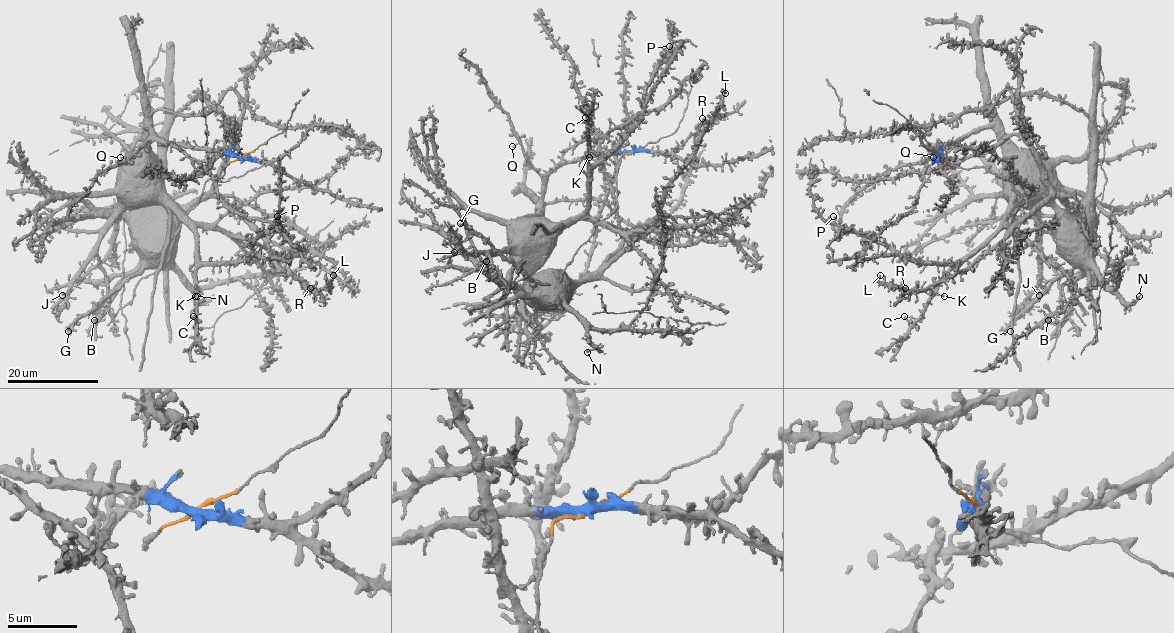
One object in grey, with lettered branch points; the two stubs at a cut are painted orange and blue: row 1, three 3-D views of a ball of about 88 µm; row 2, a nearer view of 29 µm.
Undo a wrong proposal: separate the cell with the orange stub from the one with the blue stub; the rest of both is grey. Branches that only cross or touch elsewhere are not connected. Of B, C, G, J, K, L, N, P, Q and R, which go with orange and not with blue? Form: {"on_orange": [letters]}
{"on_orange": ["B", "G", "L", "N", "R"]}

